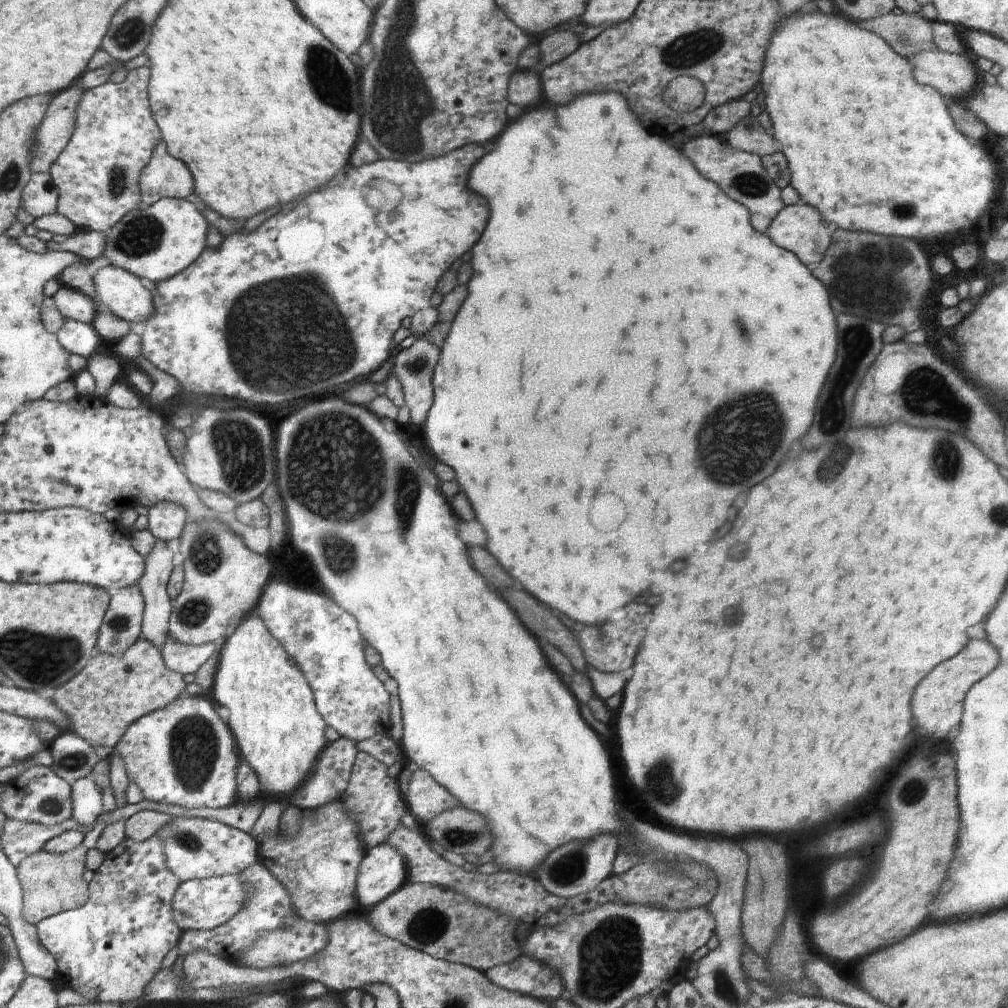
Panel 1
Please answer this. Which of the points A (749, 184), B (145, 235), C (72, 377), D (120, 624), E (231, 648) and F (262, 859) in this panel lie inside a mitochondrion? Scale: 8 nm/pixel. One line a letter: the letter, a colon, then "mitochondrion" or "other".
A: mitochondrion
B: mitochondrion
C: other
D: mitochondrion
E: other
F: other

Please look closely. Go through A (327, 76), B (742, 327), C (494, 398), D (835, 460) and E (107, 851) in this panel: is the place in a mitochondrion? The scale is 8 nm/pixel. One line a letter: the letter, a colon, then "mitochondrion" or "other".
A: mitochondrion
B: mitochondrion
C: other
D: mitochondrion
E: other

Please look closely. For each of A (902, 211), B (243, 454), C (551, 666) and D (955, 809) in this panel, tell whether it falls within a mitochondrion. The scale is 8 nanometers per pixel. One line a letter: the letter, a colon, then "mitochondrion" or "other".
A: mitochondrion
B: mitochondrion
C: other
D: other

